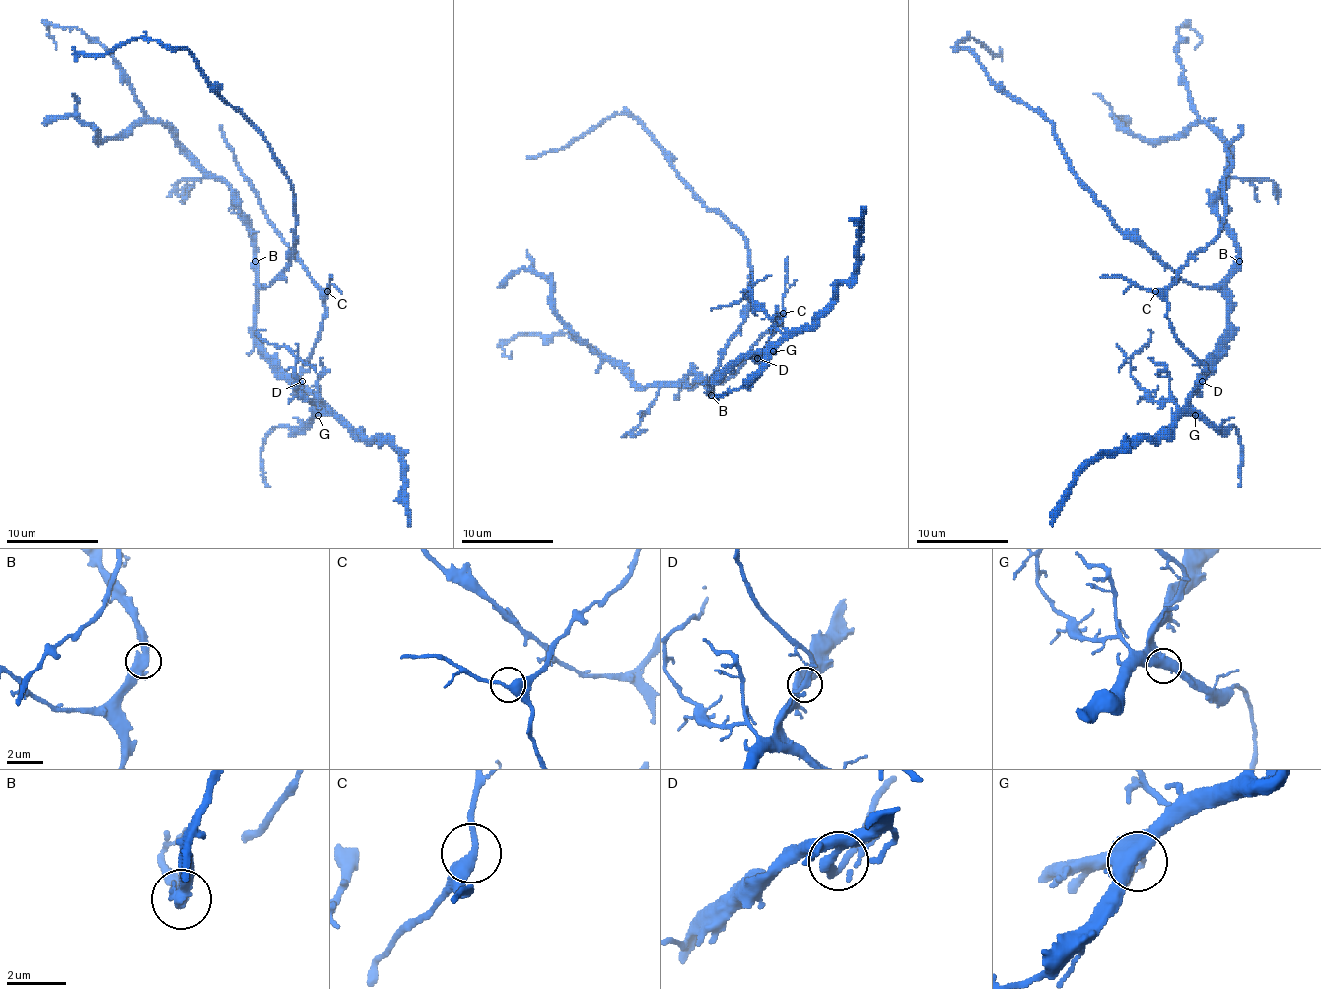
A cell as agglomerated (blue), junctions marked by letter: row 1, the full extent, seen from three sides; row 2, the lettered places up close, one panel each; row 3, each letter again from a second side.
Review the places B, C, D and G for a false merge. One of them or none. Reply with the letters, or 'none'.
none

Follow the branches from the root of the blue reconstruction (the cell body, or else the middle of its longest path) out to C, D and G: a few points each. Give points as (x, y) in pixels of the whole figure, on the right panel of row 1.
C: (1183, 279), (1214, 286), (1227, 300), (1227, 341), (1200, 381), (1204, 367), (1176, 337), (1167, 303), (1155, 291)
D: (1183, 279), (1197, 286), (1214, 286), (1227, 300), (1227, 341), (1200, 374), (1197, 381), (1202, 381)
G: (1183, 279), (1214, 286), (1227, 300), (1227, 341), (1200, 374), (1190, 396), (1195, 415)

